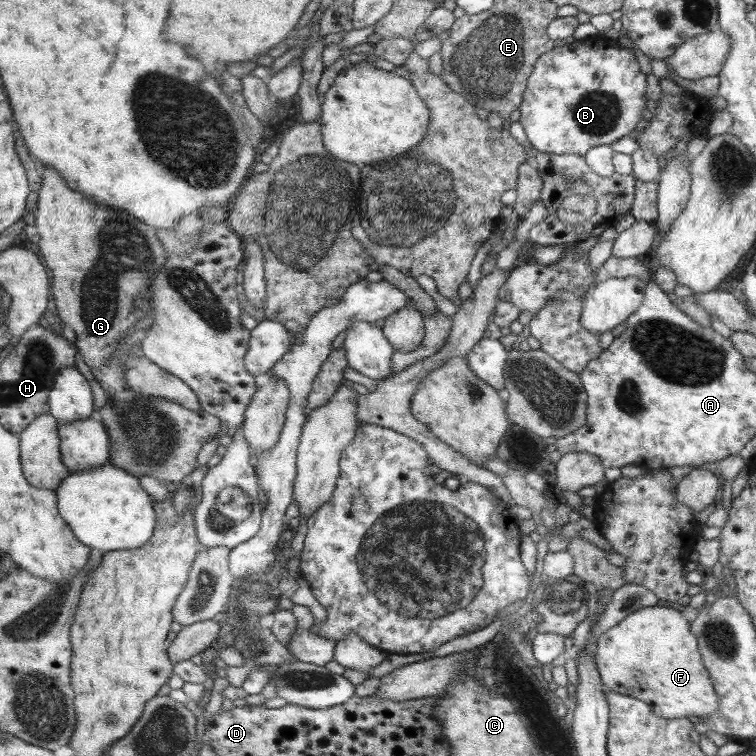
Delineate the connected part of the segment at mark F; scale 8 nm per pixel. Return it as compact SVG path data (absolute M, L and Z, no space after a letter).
M653 606L629 614L614 628L600 634L594 644L594 662L607 689L647 703L660 718L685 718L691 715L700 719L719 710L720 699L709 671L703 666L697 643L690 623L681 616L681 612L673 607Z

